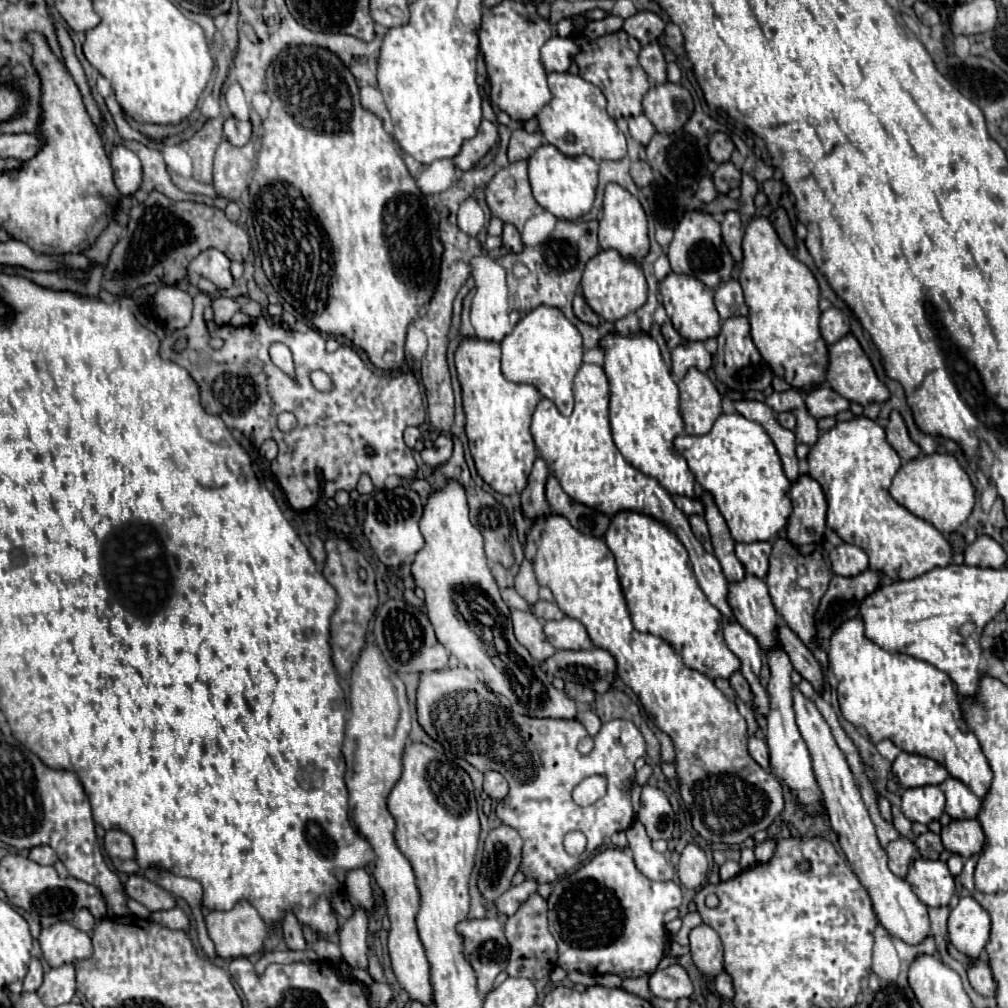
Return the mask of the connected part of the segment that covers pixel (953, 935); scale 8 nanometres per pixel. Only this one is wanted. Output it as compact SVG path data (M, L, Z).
M959 898L949 914L949 942L969 958L979 958L989 942L991 920L981 904L971 898Z

